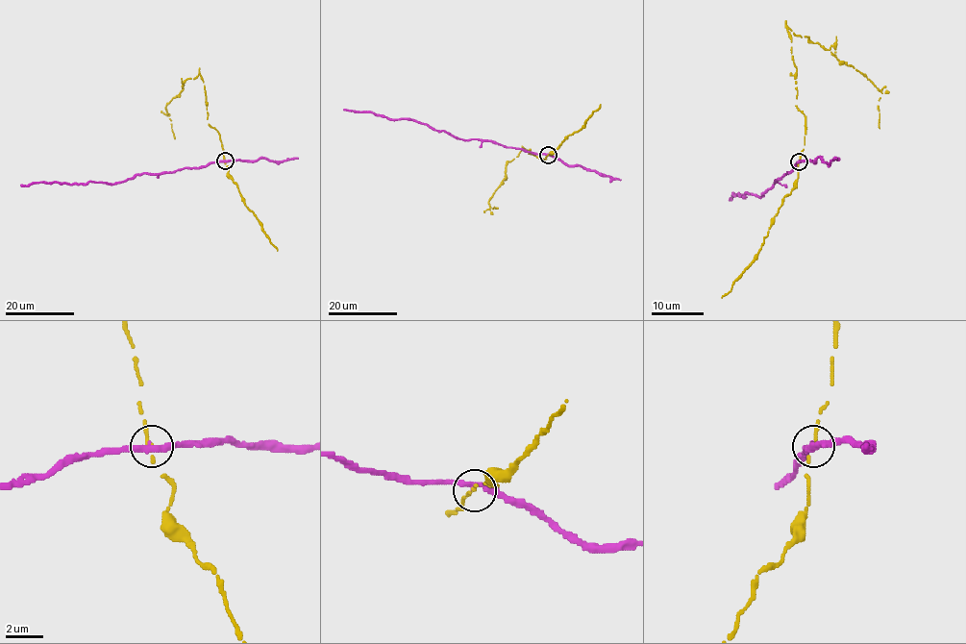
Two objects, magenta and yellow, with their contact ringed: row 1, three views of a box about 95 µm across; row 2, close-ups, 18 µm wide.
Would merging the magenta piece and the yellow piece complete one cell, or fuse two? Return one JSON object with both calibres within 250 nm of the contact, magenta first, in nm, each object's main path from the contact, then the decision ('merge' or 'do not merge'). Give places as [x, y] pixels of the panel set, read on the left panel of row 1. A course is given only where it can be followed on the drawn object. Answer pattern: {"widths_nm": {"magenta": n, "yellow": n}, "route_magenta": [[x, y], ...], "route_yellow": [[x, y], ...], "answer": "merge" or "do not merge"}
{"widths_nm": {"magenta": 300, "yellow": 220}, "route_magenta": [[225, 160], [168, 173], [137, 174], [113, 184], [35, 182], [21, 185]], "route_yellow": [[225, 160], [219, 133], [208, 124], [199, 73], [186, 79], [183, 88], [165, 107], [174, 138]], "answer": "do not merge"}

